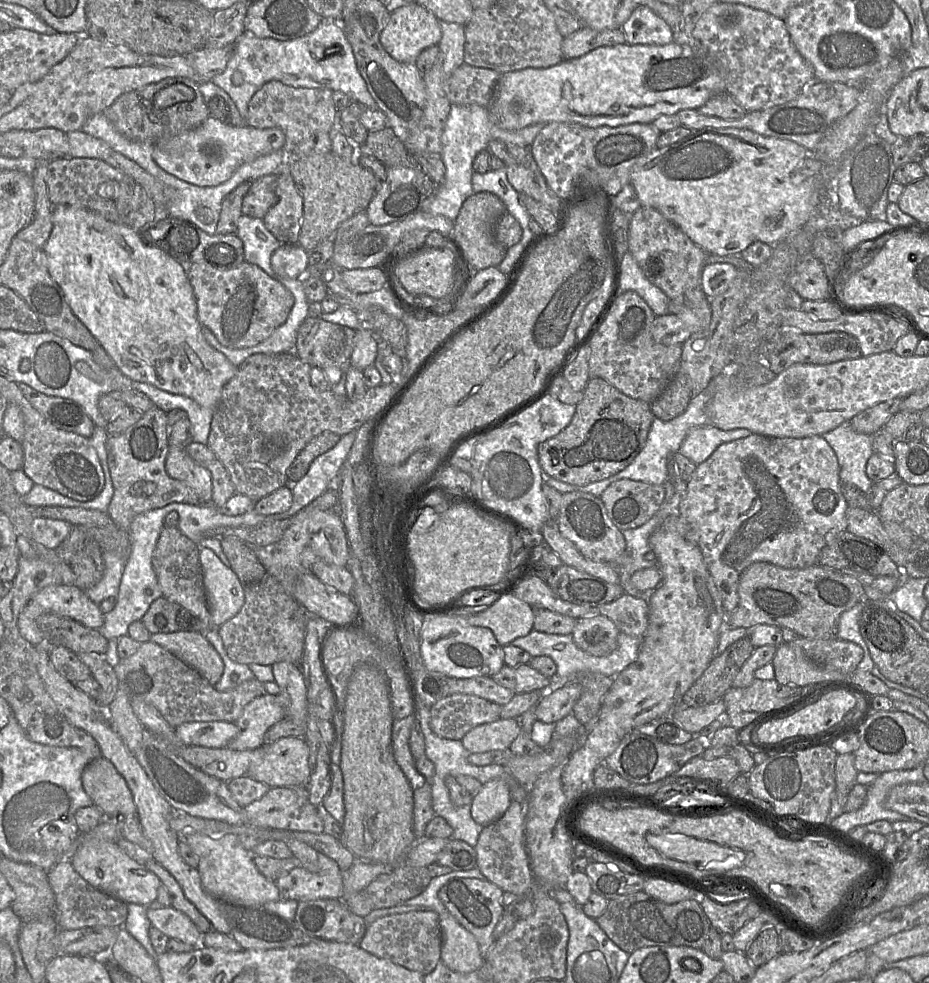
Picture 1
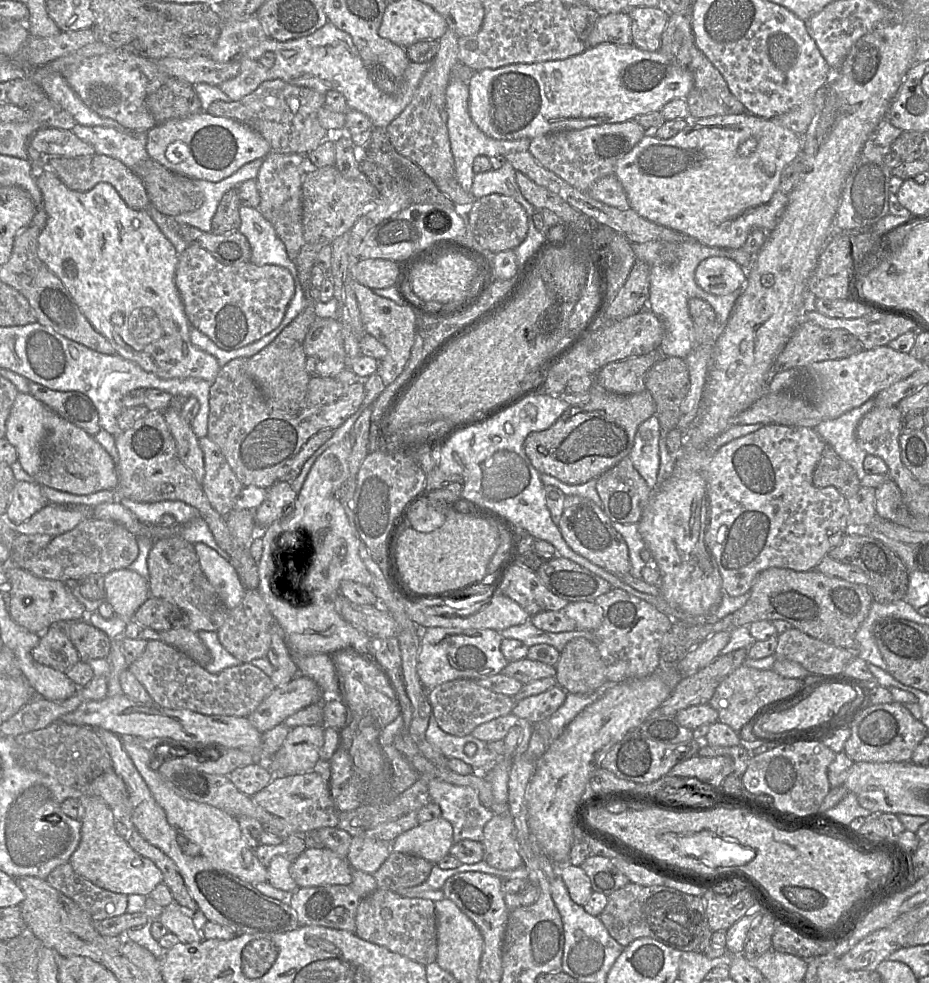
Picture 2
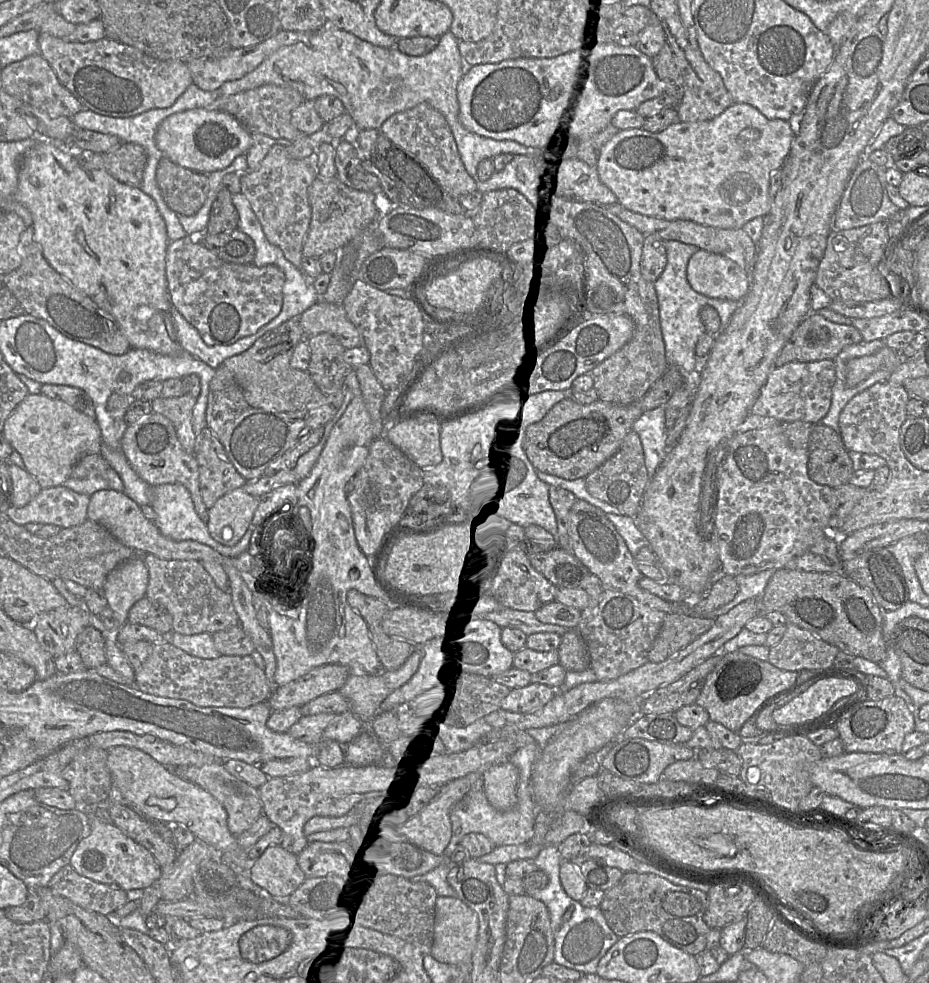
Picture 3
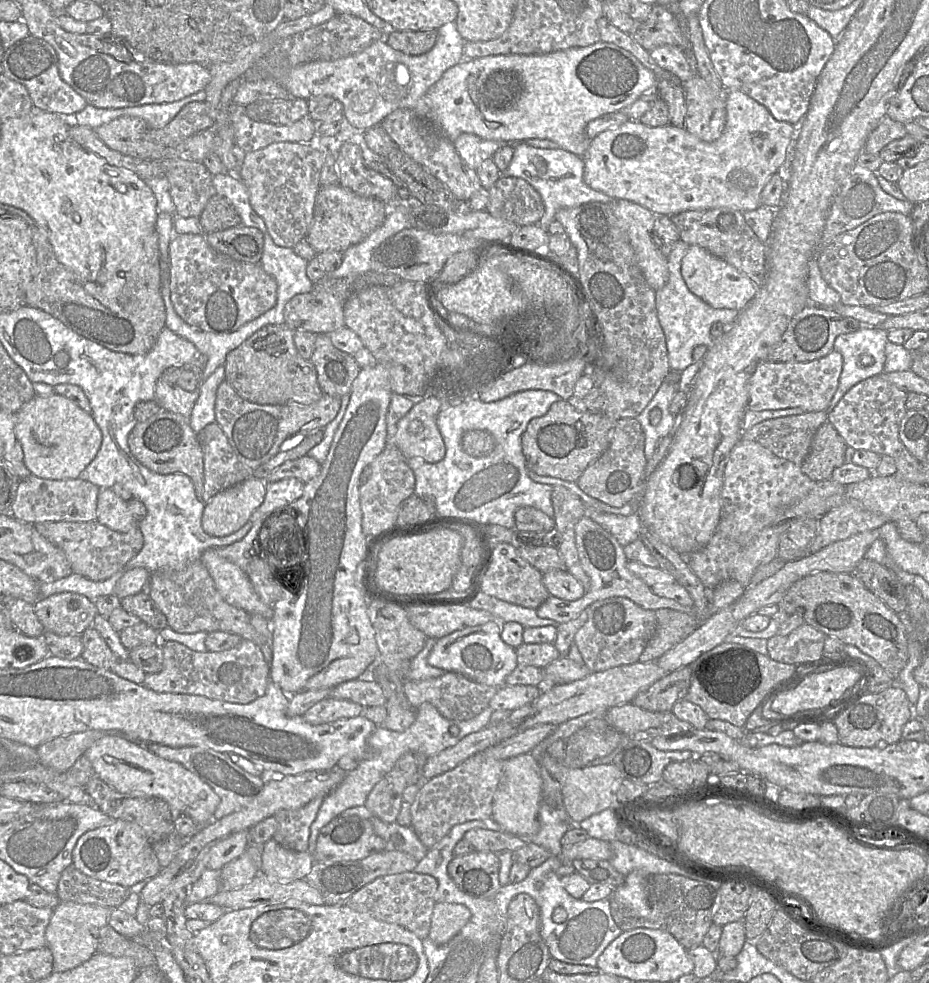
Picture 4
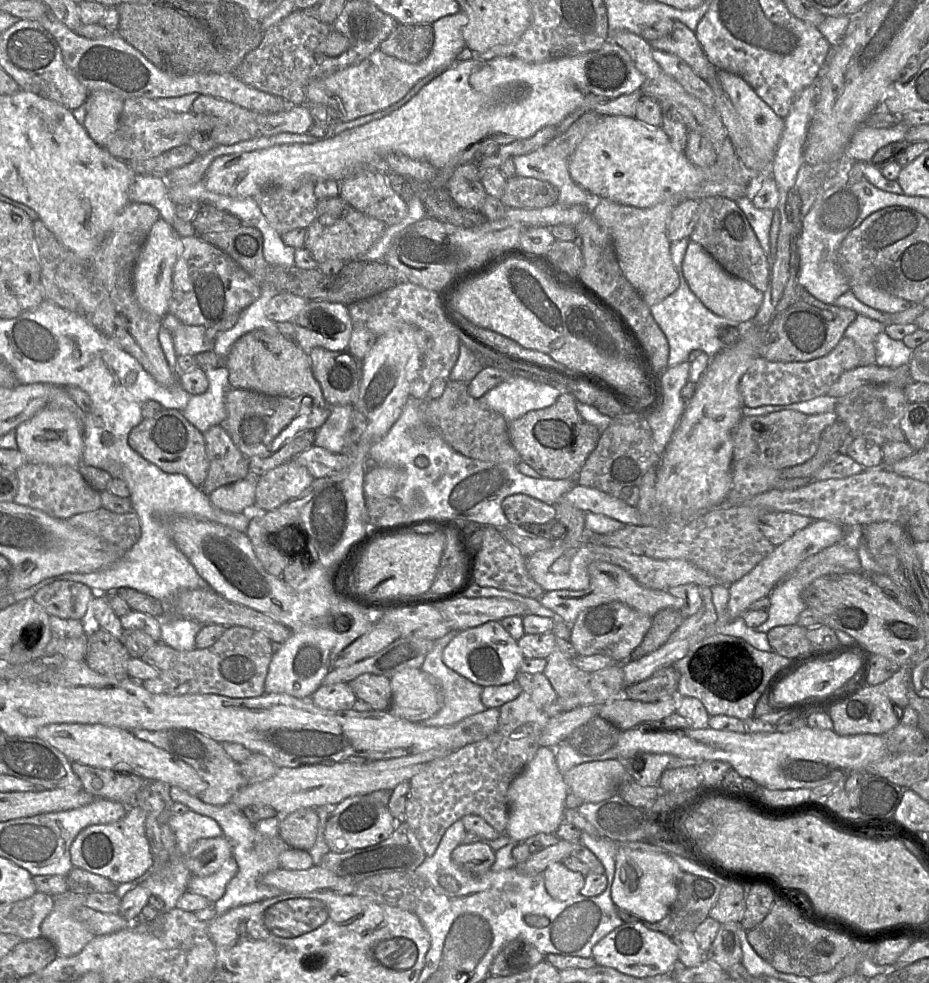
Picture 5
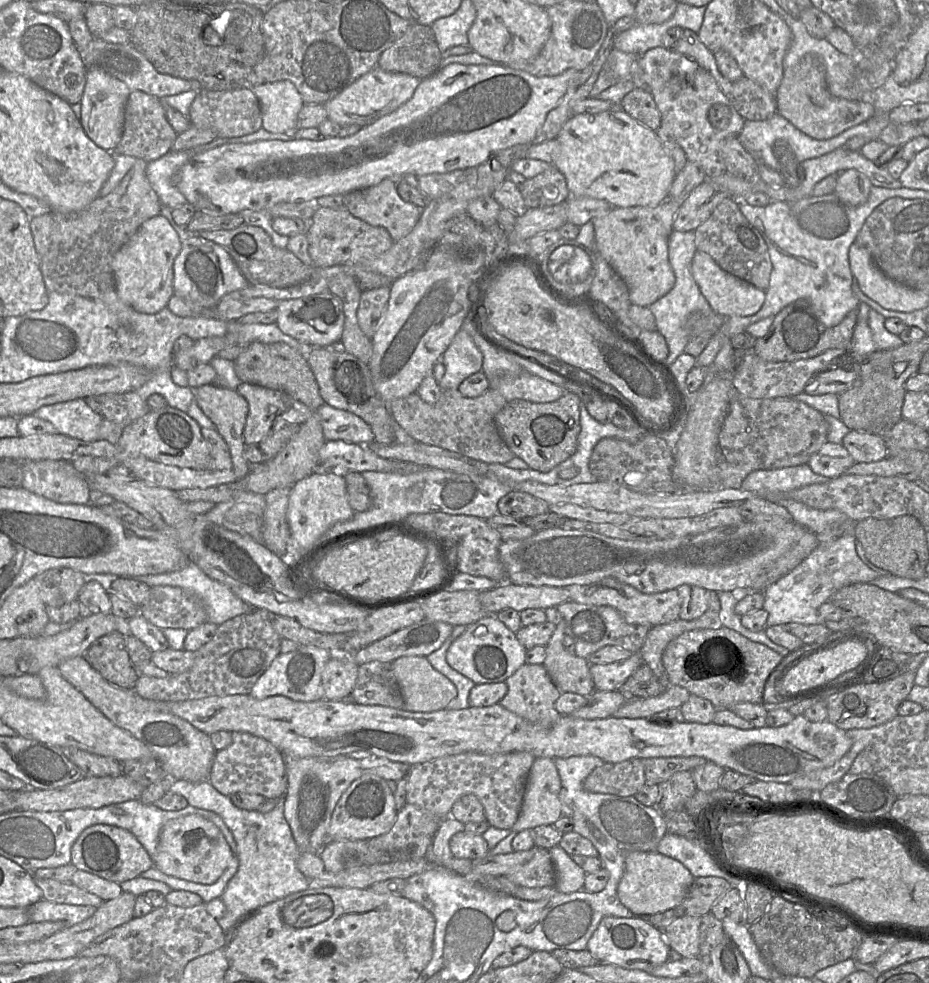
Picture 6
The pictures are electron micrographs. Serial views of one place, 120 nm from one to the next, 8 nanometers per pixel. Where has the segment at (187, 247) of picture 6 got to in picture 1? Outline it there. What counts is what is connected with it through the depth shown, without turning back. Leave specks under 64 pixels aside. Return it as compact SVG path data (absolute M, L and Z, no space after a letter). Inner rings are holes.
M245 261L230 270L219 270L206 263L192 263L187 276L196 297L200 323L213 332L220 344L228 348L252 347L264 341L286 321L294 305L294 296L285 286L257 265Z

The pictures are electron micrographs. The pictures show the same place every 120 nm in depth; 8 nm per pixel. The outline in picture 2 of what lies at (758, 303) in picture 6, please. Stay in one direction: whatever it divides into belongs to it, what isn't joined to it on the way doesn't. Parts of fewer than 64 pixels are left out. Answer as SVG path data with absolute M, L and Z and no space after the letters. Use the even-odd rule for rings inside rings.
M715 256L701 261L694 277L705 292L723 296L740 292L746 283L747 272L732 259Z

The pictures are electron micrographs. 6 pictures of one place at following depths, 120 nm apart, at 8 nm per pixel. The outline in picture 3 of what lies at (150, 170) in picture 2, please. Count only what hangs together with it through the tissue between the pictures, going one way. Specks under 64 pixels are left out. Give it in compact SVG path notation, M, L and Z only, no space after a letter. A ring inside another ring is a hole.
M162 157L157 166L156 180L168 207L177 215L192 216L200 210L207 198L210 189L207 174Z

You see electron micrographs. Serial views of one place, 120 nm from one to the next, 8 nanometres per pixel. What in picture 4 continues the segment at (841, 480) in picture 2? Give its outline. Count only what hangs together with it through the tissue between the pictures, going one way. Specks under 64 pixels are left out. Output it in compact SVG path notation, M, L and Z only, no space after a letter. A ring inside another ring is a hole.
M830 422L819 427L801 469L814 482L830 480L833 471L845 461L846 442Z

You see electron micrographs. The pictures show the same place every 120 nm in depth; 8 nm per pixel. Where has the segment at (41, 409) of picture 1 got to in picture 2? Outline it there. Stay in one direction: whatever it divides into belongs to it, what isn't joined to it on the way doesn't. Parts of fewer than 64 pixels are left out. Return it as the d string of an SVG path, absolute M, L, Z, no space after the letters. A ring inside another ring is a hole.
M29 382L29 393L62 419L96 435L101 429L98 412L90 398L78 391L57 391Z

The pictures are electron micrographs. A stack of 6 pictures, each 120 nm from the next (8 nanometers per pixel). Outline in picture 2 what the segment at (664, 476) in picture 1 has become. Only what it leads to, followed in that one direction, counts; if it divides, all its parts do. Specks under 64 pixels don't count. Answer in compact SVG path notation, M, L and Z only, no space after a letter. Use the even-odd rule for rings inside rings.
M656 414L642 422L637 429L633 447L628 455L635 469L652 490L658 486L660 429Z

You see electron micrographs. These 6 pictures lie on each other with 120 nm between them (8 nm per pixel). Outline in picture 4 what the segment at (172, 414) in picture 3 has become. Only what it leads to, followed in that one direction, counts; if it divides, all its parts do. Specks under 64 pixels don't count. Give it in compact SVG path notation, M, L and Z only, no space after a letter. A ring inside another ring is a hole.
M159 378L155 387L154 401L162 410L177 413L189 419L198 396L199 388L194 391L185 391L176 384L168 383Z

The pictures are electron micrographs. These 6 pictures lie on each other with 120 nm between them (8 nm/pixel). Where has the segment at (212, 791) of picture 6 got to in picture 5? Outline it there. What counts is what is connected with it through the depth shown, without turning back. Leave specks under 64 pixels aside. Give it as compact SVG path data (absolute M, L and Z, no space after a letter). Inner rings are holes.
M170 786L169 794L172 802L182 803L186 805L189 810L216 820L223 831L223 835L231 843L232 855L236 860L238 870L236 875L227 884L223 896L217 902L213 903L217 915L223 914L238 906L271 899L282 894L279 889L267 886L261 882L265 874L280 868L279 855L284 850L289 849L279 836L273 838L262 837L258 839L255 827L230 801L220 806L207 804L199 797L192 796L177 786Z

